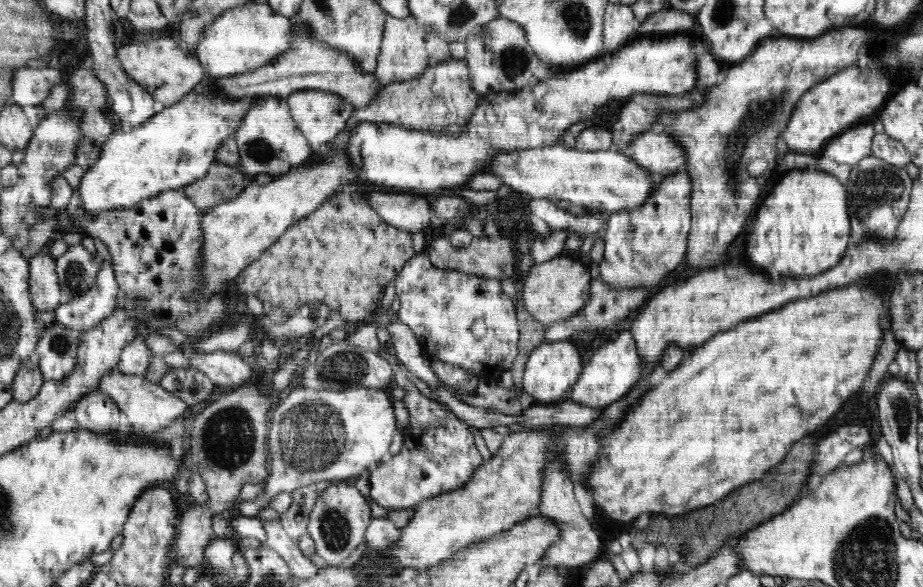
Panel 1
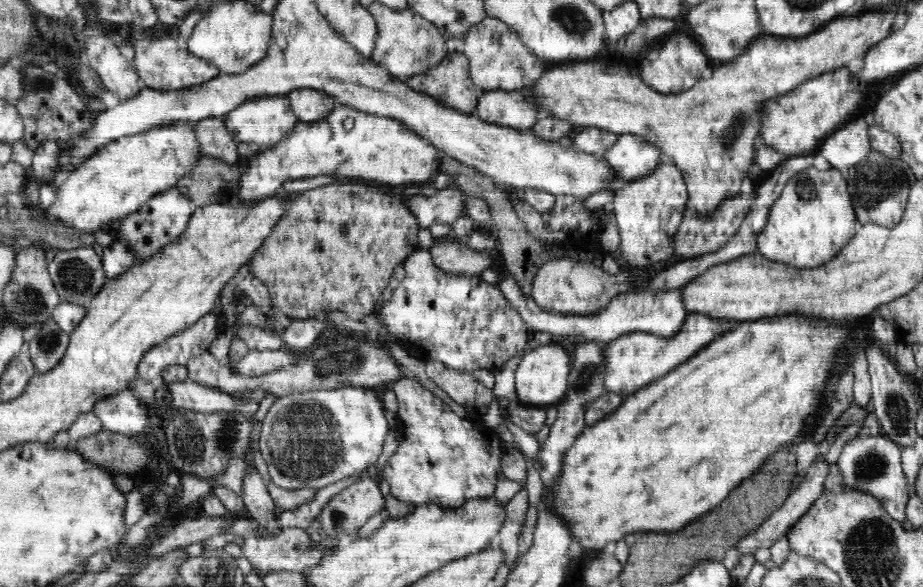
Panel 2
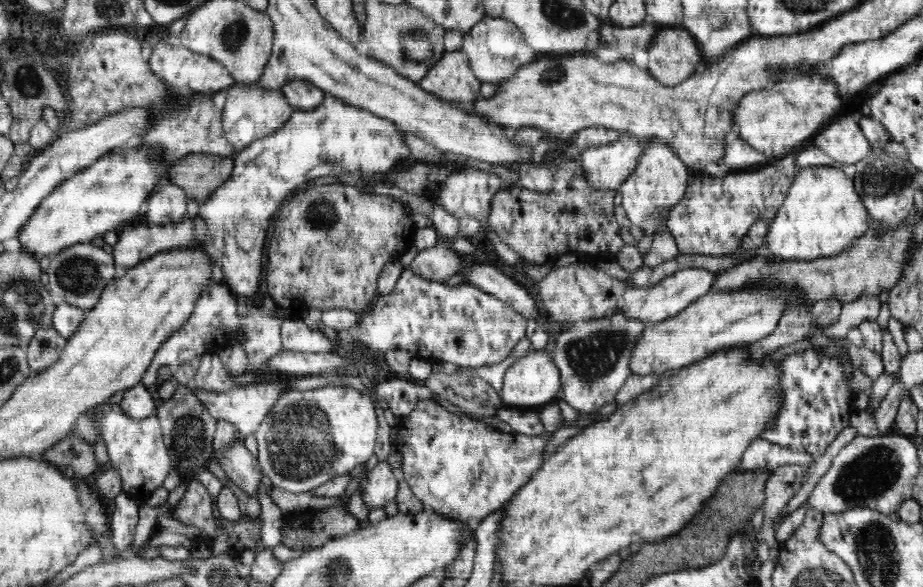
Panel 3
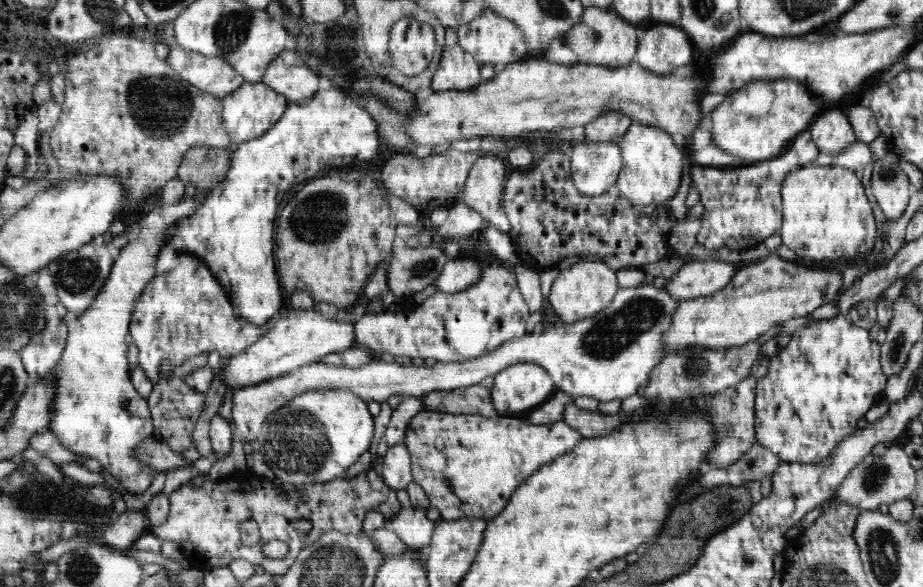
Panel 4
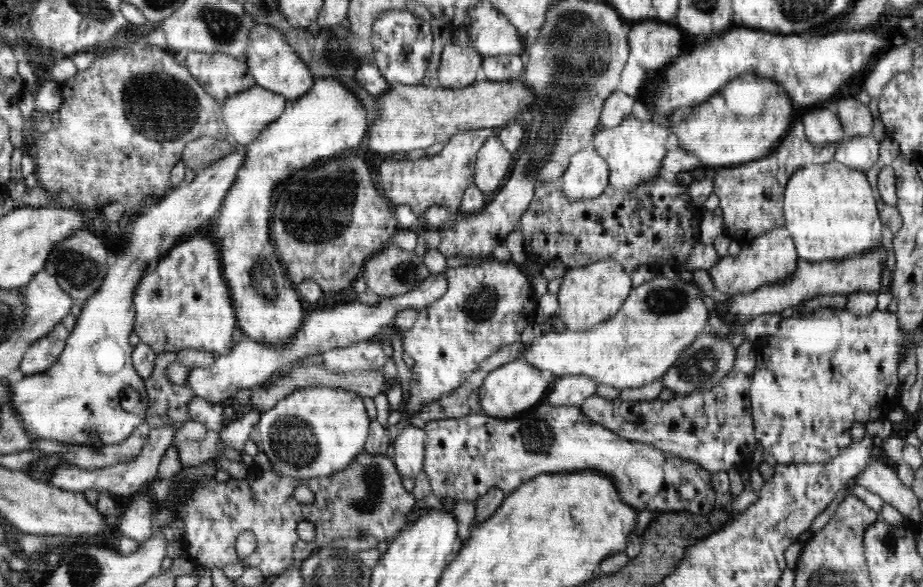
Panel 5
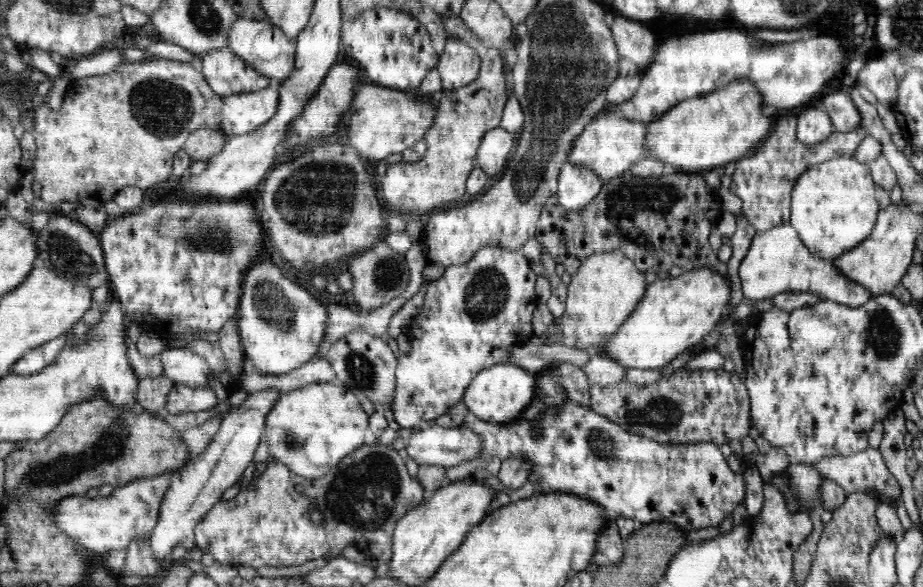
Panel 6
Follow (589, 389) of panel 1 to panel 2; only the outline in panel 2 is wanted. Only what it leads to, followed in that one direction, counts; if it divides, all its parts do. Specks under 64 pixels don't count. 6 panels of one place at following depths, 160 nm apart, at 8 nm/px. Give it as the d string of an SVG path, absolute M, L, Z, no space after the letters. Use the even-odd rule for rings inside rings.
M692 312L692 315L686 316L680 333L670 339L636 332L611 340L604 350L604 363L606 363L604 389L606 393L622 395L624 398L635 394L638 390L675 370L680 364L688 362L692 356L696 356L698 352L712 344L718 336L734 330L739 324L740 322L736 321L712 321L710 317L696 315Z

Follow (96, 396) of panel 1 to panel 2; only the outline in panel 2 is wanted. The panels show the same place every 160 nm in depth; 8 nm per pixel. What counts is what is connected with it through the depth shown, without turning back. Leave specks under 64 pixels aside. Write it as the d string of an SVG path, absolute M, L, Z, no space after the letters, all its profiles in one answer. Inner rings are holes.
M122 390L112 398L100 400L91 410L99 416L106 431L124 435L143 434L148 424L147 412L132 391Z

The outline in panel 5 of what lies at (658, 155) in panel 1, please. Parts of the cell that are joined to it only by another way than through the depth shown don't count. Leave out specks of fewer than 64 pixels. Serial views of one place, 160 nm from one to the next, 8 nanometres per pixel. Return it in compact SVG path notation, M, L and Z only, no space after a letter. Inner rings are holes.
M592 146L571 156L561 176L564 195L570 200L584 200L600 196L609 185L608 163Z

